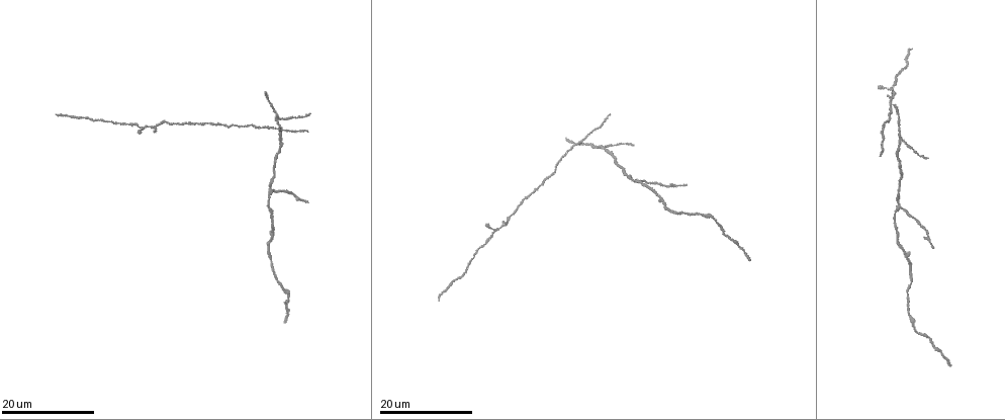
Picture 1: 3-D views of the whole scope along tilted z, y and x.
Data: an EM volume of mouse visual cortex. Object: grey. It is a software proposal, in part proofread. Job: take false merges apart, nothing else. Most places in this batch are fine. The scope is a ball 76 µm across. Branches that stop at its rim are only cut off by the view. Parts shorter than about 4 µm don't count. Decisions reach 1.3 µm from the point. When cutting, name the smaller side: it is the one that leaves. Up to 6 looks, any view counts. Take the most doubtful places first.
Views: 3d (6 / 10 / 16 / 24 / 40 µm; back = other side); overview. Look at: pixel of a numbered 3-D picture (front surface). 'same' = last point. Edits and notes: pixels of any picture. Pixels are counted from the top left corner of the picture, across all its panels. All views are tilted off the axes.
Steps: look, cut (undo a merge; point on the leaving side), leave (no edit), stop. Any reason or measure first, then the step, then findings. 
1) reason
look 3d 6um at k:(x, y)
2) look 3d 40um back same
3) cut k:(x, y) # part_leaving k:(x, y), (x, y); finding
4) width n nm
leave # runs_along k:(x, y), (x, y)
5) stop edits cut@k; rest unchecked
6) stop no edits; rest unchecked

thin arm on a thick one
look 3d 16um at 1:(898, 142)

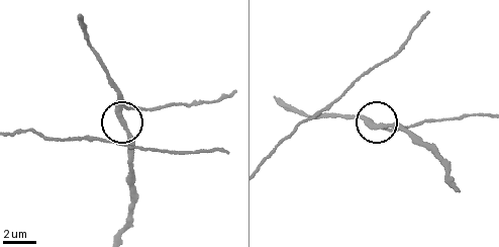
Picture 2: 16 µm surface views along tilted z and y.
closer look
look 3d 6um at 2:(377, 126)

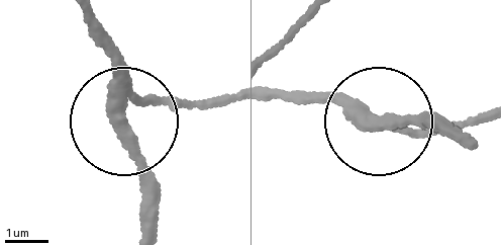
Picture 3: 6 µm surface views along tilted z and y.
leave # runs_along 3:(154, 225), (151, 172), (125, 111), (138, 99), (224, 91); all the same neuron

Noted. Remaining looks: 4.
a fork
look 3d 24um at 1:(272, 189)

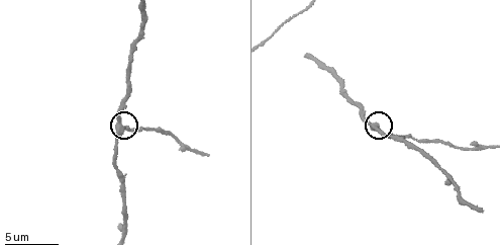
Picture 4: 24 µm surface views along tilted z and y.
closer look
look 3d 6um at 4:(120, 126)

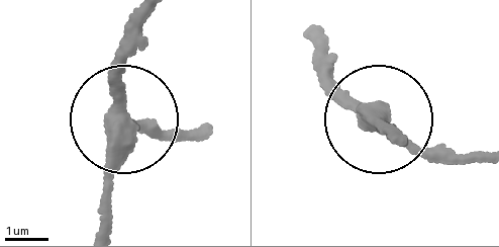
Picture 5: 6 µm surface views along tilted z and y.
arms 3
leave # runs_along 5:(316, 38), (337, 89), (410, 142), (475, 162); one neuron here

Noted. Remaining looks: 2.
thin neck
look 3d 16um at 1:(911, 284)

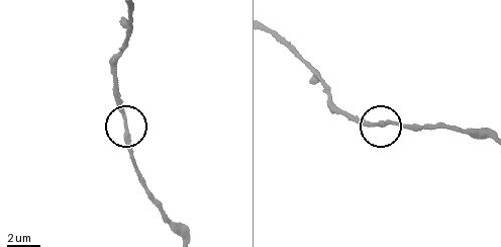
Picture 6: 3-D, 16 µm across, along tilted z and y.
look 3d 10um at 6:(126, 123)

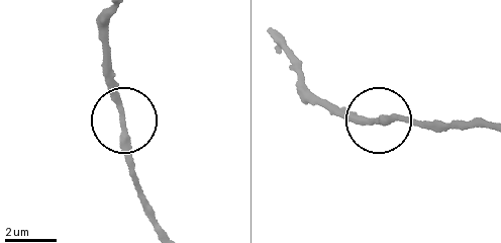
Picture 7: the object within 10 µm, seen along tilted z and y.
leave # runs_along 7:(112, 12), (109, 88), (134, 182); all the same neuron

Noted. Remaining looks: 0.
stop no edits; rest unchecked

